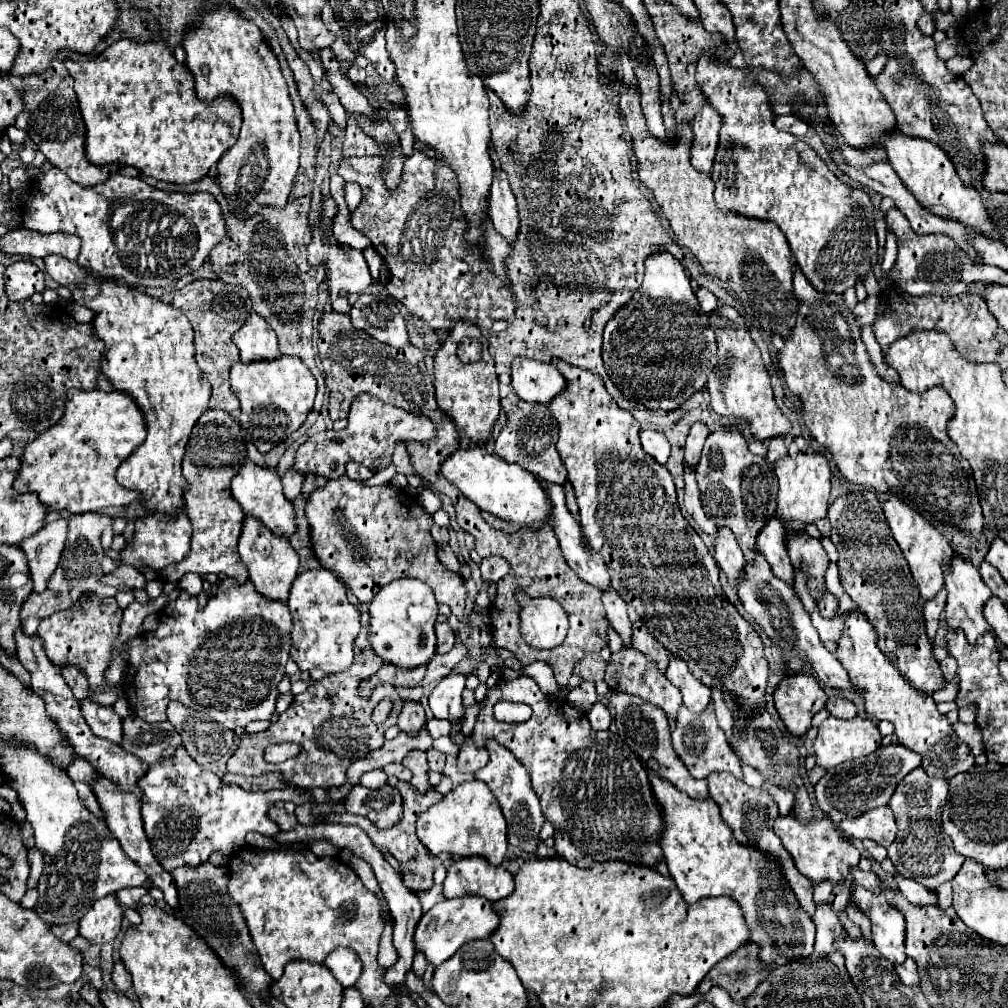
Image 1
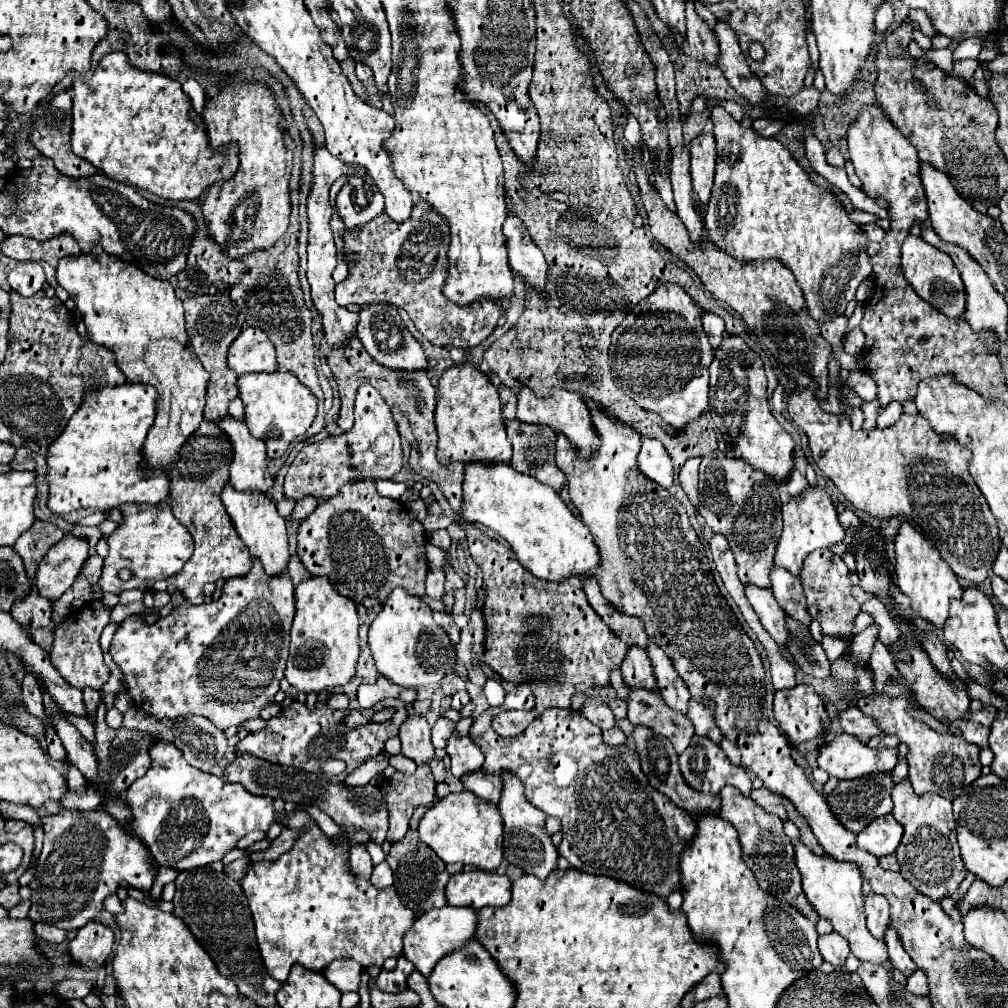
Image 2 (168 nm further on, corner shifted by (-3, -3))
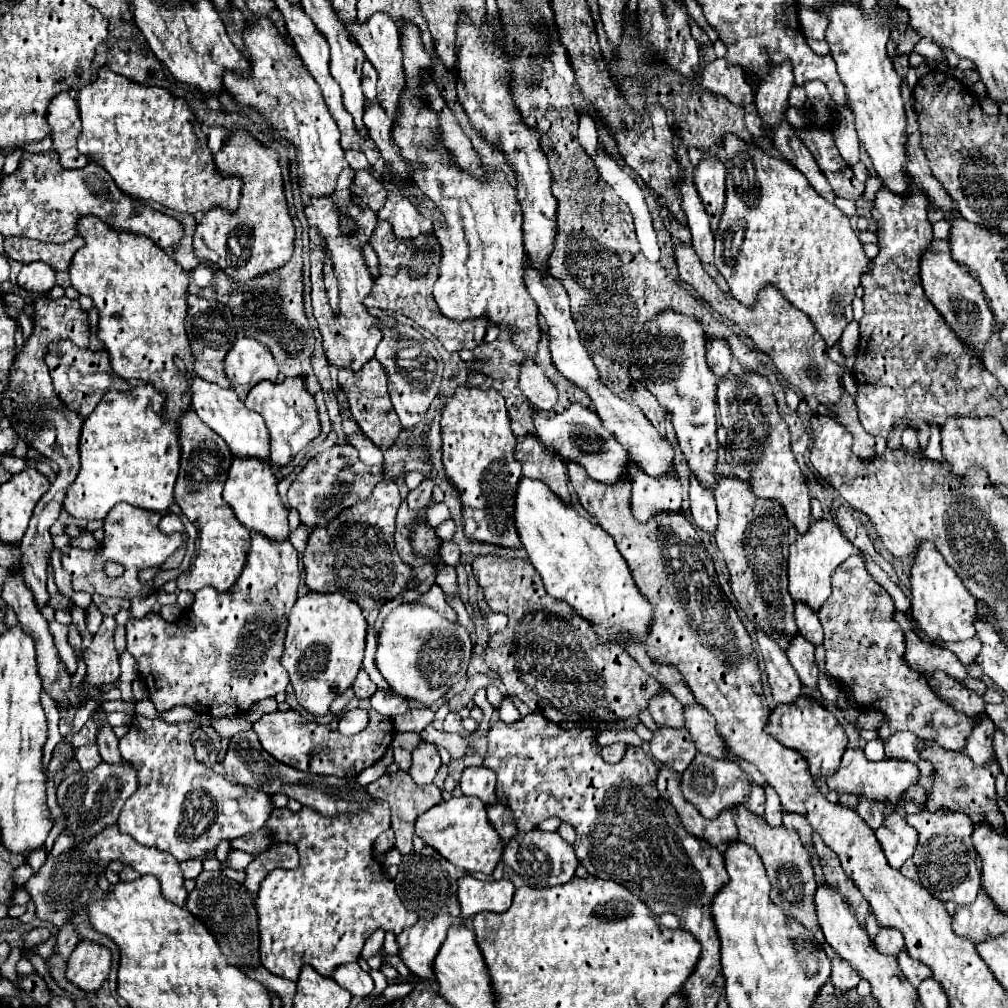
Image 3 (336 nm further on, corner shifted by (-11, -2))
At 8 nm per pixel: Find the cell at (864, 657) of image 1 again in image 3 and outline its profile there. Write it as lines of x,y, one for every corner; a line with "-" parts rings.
925,741
923,747
919,747
919,753
933,765
933,787
927,791
929,811
947,807
953,811
965,811
973,819
973,823
979,823
979,819
987,819
989,823
995,823
995,827
1005,825
995,797
995,775
999,773
999,763
995,759
985,765
975,765
967,755
963,755
963,751
943,749
935,741

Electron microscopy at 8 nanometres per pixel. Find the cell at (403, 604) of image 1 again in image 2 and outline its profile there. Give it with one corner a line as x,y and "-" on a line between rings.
395,588
387,598
383,610
377,614
369,628
369,648
375,660
375,668
381,676
401,688
423,688
439,684
443,676
453,672
457,654
449,636
435,624
431,608
417,596
407,594
403,588

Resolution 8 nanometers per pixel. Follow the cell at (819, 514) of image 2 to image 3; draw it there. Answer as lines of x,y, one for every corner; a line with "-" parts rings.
823,517
811,523
807,533
799,533
795,529
789,531
791,551
789,551
789,591
795,601
803,601
811,605
815,611
825,603
831,595
831,573
843,563
847,557
855,555
855,545
843,535
841,527
837,525
835,517

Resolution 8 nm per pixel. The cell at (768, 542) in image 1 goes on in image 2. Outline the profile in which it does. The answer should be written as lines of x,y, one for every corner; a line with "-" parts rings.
775,566
771,570
771,582
773,582
773,596
779,602
779,606
793,620
799,620
799,624
809,628
811,614
807,612
807,604
805,604
801,582
793,574
789,574
787,570
783,570
779,566

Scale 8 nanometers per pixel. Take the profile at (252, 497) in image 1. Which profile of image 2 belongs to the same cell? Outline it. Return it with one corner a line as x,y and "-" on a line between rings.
223,416
215,422
233,444
233,462
231,462
231,484
237,490
259,490
267,494
273,486
273,476
267,470
267,454
263,440
255,440
247,430
243,420

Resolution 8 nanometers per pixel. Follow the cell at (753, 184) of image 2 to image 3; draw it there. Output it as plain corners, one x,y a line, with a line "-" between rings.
733,133
725,135
723,137
723,145
725,145
725,151
727,151
727,199
725,199
725,209
723,209
723,215
721,215
721,221
719,221
719,227
715,231
715,267
719,269
719,273
727,279
729,283
729,289
731,289
731,295
735,295
735,299
739,299
741,303
755,303
757,299
757,289
767,285
767,283
773,283
785,299
789,299
795,307
799,307
801,311
805,311
811,321
815,323
817,331
821,333
821,337
825,339
827,347
831,347
835,341
839,341
843,329
847,327
847,323
853,319
853,311
851,311
851,301
855,297
855,289
861,285
861,275
867,271
869,267
869,257
865,255
863,251
863,245
861,241
857,239
857,231
851,229
851,223
849,223
849,217
845,213
841,213
833,203
825,201
807,181
807,177
795,169
789,161
785,159
779,159
779,157
771,157
771,155
765,155
763,149
755,147
753,143
747,143
739,137
735,137

